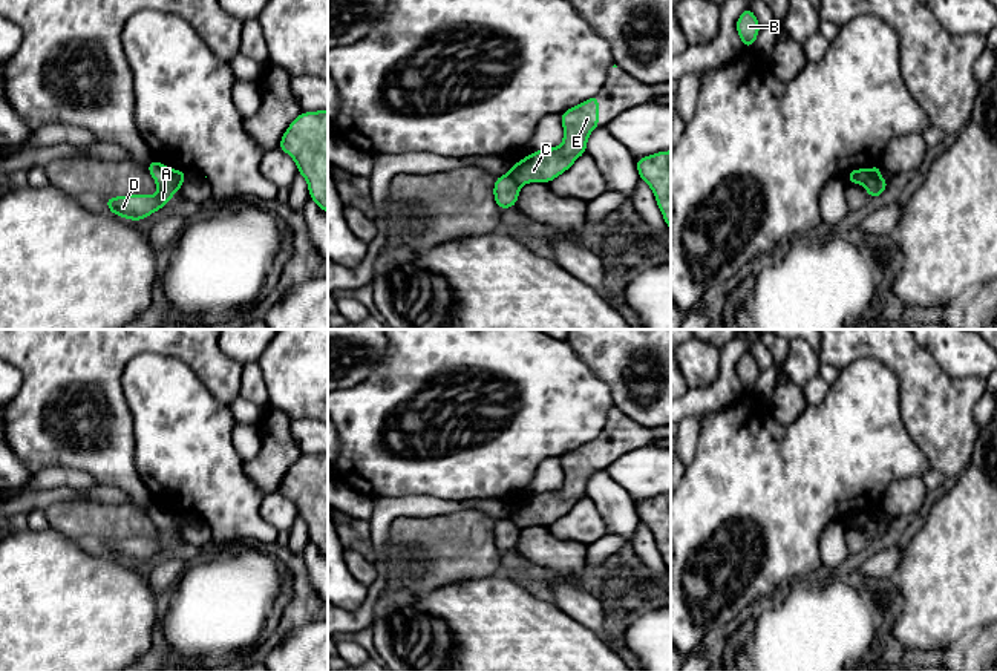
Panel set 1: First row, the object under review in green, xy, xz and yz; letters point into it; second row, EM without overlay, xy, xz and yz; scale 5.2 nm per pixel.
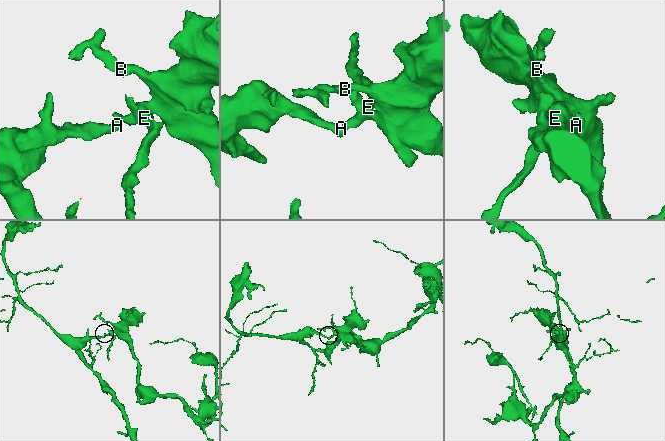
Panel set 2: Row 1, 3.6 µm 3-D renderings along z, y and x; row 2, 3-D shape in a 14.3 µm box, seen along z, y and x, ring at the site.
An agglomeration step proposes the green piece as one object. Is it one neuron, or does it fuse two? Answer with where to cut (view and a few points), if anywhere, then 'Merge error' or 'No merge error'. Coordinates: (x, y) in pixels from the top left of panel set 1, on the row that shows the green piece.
Split along yz (869, 170), (867, 180), (862, 184). Merge error

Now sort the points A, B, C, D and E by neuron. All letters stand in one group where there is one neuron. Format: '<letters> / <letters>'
A D / B C E

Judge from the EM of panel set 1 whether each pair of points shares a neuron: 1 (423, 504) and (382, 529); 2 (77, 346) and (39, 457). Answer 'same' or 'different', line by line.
1: same
2: same

